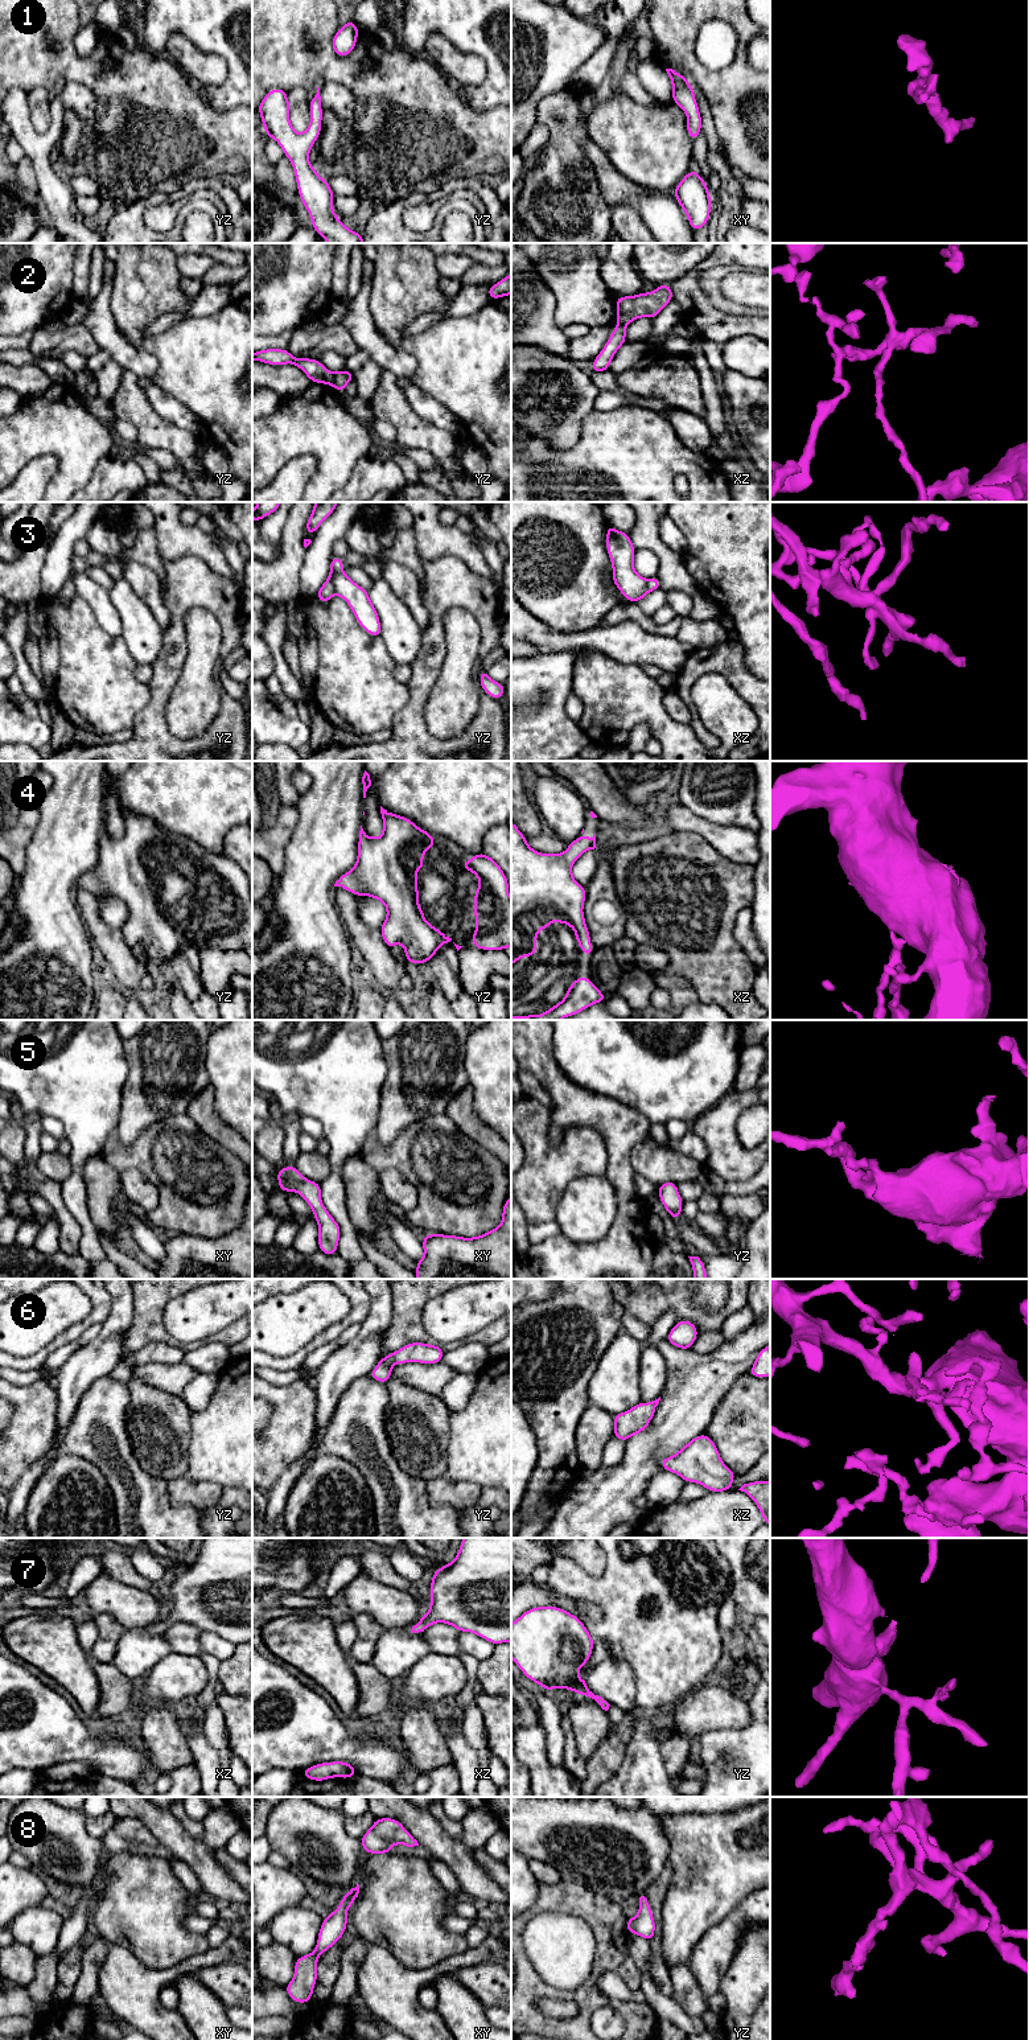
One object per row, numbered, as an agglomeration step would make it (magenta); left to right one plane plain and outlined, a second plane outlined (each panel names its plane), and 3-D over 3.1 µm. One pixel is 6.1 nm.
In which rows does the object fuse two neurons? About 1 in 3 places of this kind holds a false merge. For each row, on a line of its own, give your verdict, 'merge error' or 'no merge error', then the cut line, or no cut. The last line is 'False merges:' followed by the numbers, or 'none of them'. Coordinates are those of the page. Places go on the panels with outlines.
1: no merge error | no cut
2: merge error | yz (333, 373), (334, 386)
3: merge error | yz (329, 576), (336, 592)
4: no merge error | no cut
5: no merge error | no cut
6: no merge error | no cut
7: no merge error | no cut
8: no merge error | no cut
False merges: 2, 3

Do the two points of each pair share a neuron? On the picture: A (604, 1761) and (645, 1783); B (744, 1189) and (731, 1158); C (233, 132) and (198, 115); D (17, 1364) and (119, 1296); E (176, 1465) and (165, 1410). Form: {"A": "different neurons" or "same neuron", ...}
{"A": "different neurons", "B": "different neurons", "C": "same neuron", "D": "different neurons", "E": "same neuron"}

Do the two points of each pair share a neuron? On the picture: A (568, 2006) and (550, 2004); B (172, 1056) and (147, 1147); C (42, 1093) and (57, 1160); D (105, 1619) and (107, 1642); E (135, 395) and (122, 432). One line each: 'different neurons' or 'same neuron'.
A: same neuron
B: different neurons
C: different neurons
D: same neuron
E: different neurons

